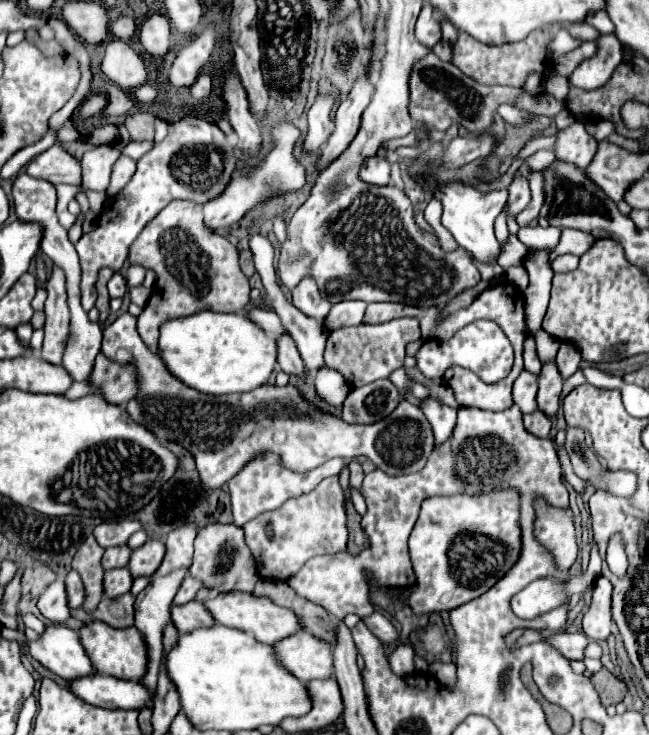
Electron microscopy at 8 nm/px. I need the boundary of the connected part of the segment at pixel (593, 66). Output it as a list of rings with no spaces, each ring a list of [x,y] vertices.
[[[614,34],[598,36],[596,44],[598,44],[596,54],[580,62],[578,68],[568,78],[569,83],[576,88],[596,90],[604,86],[610,80],[616,66],[624,60],[626,46],[622,46],[622,42]]]

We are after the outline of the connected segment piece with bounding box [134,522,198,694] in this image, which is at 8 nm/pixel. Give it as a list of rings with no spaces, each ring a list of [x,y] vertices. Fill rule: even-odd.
[[[186,522],[180,528],[172,530],[166,538],[166,556],[160,564],[160,568],[152,574],[150,584],[136,596],[134,608],[136,608],[136,628],[142,632],[146,648],[148,648],[148,666],[146,666],[146,674],[138,680],[142,686],[146,686],[152,694],[156,692],[156,682],[158,682],[158,674],[160,674],[160,658],[162,658],[162,632],[170,620],[170,604],[184,580],[184,576],[188,574],[188,568],[192,566],[192,554],[194,554],[194,538],[196,538],[198,526],[194,522]]]

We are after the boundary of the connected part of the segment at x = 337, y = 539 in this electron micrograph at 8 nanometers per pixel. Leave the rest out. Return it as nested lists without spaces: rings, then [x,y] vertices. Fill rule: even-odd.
[[[338,476],[324,478],[312,492],[286,500],[282,508],[260,514],[242,526],[244,540],[256,560],[258,574],[272,580],[290,580],[310,558],[320,554],[336,554],[346,550],[348,528],[344,510],[344,492]],[[266,526],[272,526],[272,536],[266,534]]]

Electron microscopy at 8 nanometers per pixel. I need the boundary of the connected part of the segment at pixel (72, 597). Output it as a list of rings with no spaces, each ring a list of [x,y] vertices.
[[[72,570],[68,576],[66,576],[66,590],[68,590],[68,604],[72,610],[80,608],[84,604],[84,598],[86,598],[86,592],[84,592],[84,584],[82,584],[82,578],[78,576],[76,570]]]

